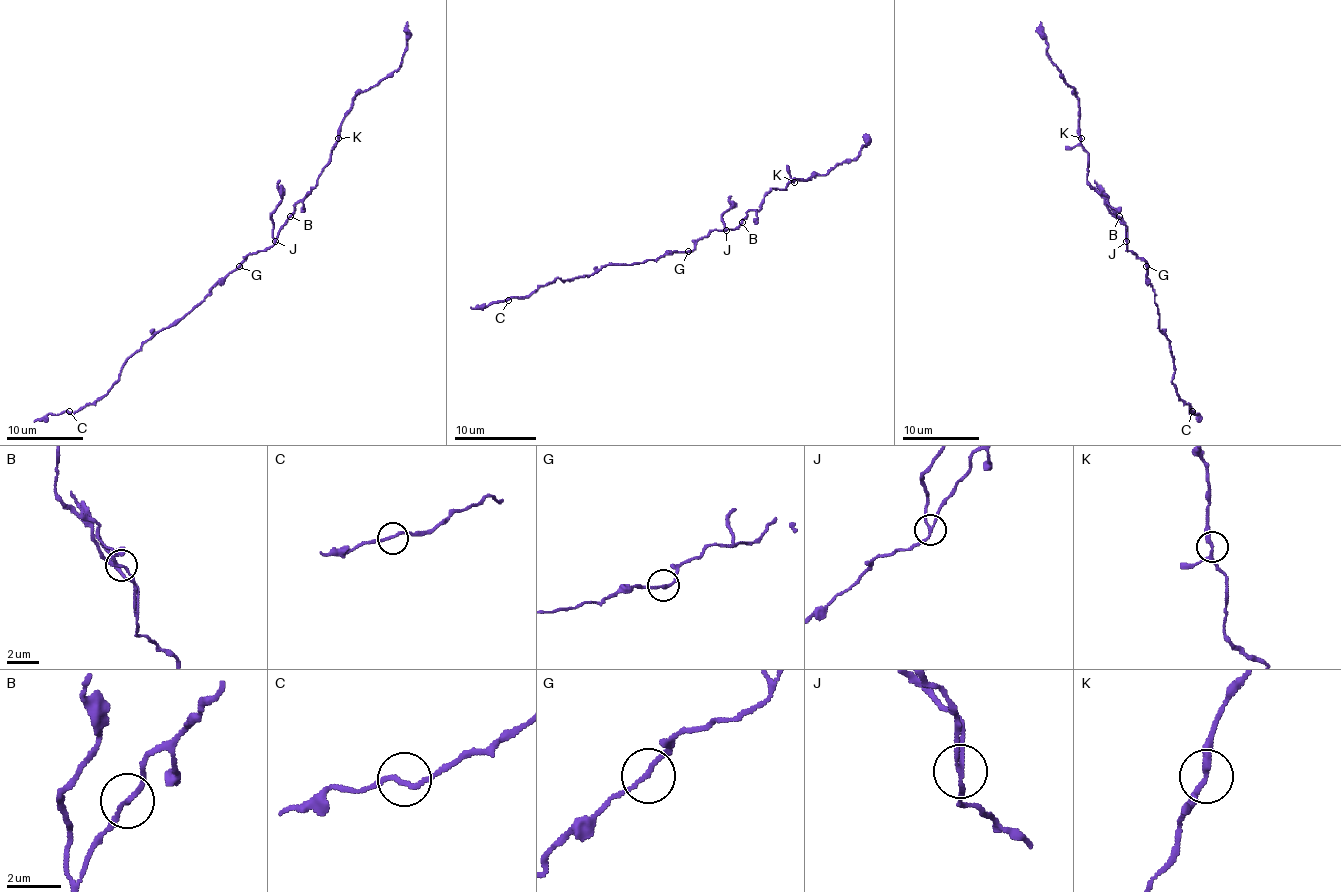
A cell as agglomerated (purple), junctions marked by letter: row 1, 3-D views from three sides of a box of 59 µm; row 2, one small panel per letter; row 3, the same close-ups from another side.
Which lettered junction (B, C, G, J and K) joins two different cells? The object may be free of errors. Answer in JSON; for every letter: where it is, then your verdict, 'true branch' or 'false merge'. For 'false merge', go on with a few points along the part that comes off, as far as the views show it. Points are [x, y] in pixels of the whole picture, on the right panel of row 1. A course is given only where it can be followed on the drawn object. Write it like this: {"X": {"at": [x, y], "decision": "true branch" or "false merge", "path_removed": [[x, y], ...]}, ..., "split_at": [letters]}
{"B": {"at": [1119, 216], "decision": "true branch"}, "C": {"at": [1192, 411], "decision": "true branch"}, "G": {"at": [1146, 266], "decision": "true branch"}, "J": {"at": [1126, 241], "decision": "false merge", "path_removed": [[1127, 241], [1127, 228], [1111, 212], [1104, 199], [1104, 189], [1094, 179]]}, "K": {"at": [1081, 138], "decision": "true branch"}, "split_at": ["J"]}

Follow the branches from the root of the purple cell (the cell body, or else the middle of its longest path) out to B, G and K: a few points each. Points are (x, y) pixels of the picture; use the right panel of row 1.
B: (1129, 251), (1125, 222), (1119, 216)
G: (1129, 251), (1140, 257), (1146, 266)
K: (1129, 251), (1125, 222), (1107, 203), (1107, 197), (1086, 179), (1088, 152), (1080, 139)

